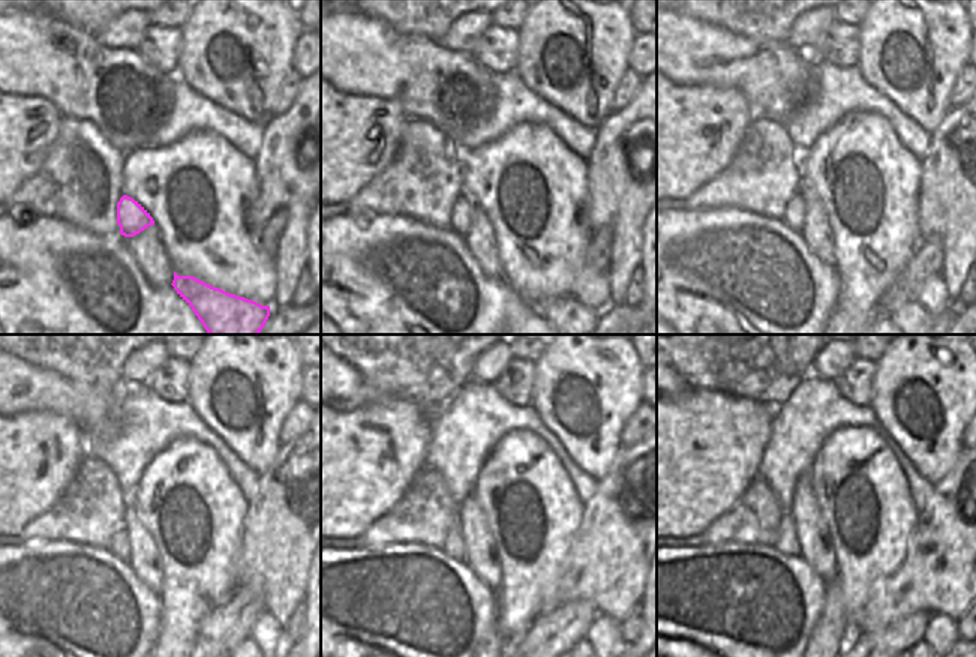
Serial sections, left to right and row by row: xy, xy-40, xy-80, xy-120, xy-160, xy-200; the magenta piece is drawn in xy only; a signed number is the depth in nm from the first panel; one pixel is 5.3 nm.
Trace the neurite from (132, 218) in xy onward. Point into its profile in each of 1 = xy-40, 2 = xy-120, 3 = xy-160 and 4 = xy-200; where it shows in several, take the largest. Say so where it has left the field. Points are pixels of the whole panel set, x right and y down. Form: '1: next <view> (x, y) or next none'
1: next xy-40 (461, 216)
2: next xy-120 (122, 554)
3: next xy-160 (458, 554)
4: next xy-200 (796, 551)

